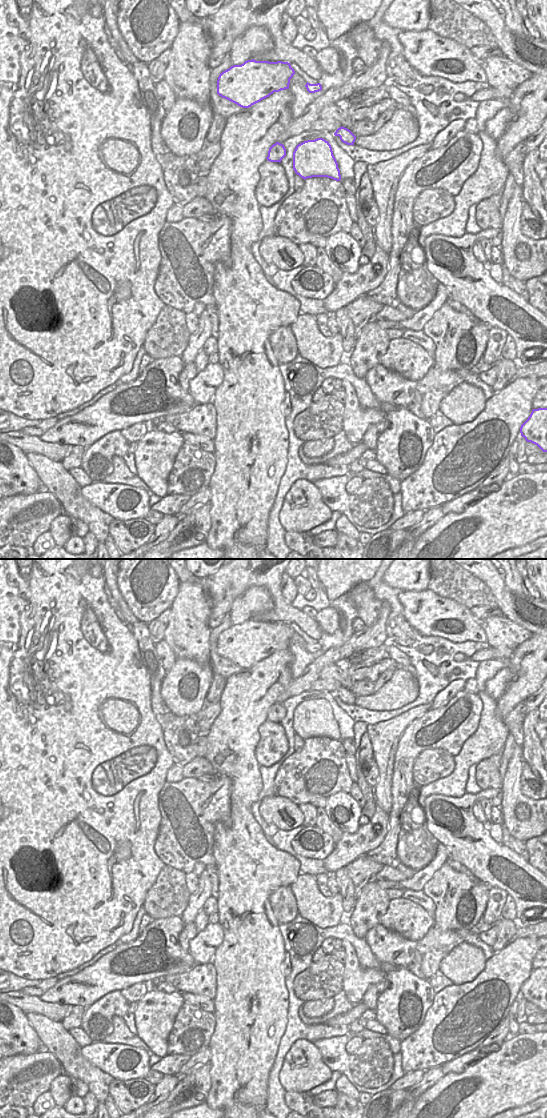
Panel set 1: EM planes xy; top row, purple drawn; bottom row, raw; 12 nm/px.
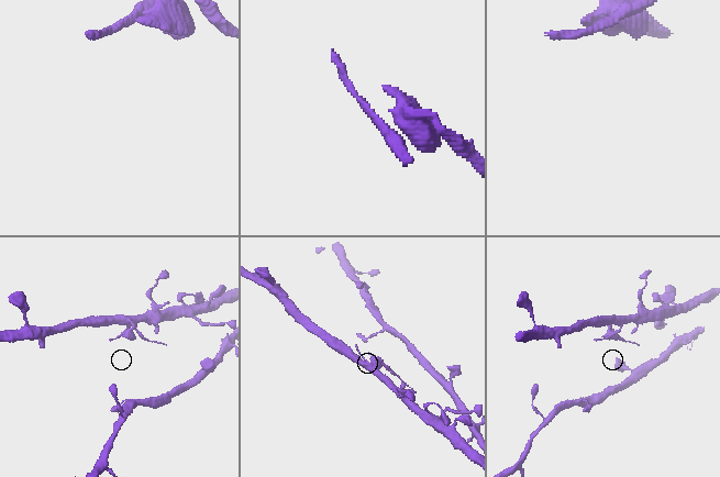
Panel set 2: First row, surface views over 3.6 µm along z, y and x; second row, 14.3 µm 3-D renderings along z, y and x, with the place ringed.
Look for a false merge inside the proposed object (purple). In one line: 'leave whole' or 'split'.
split

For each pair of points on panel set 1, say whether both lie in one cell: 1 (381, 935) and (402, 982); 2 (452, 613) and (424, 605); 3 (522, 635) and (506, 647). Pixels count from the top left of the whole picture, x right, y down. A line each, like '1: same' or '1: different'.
1: same
2: same
3: same

